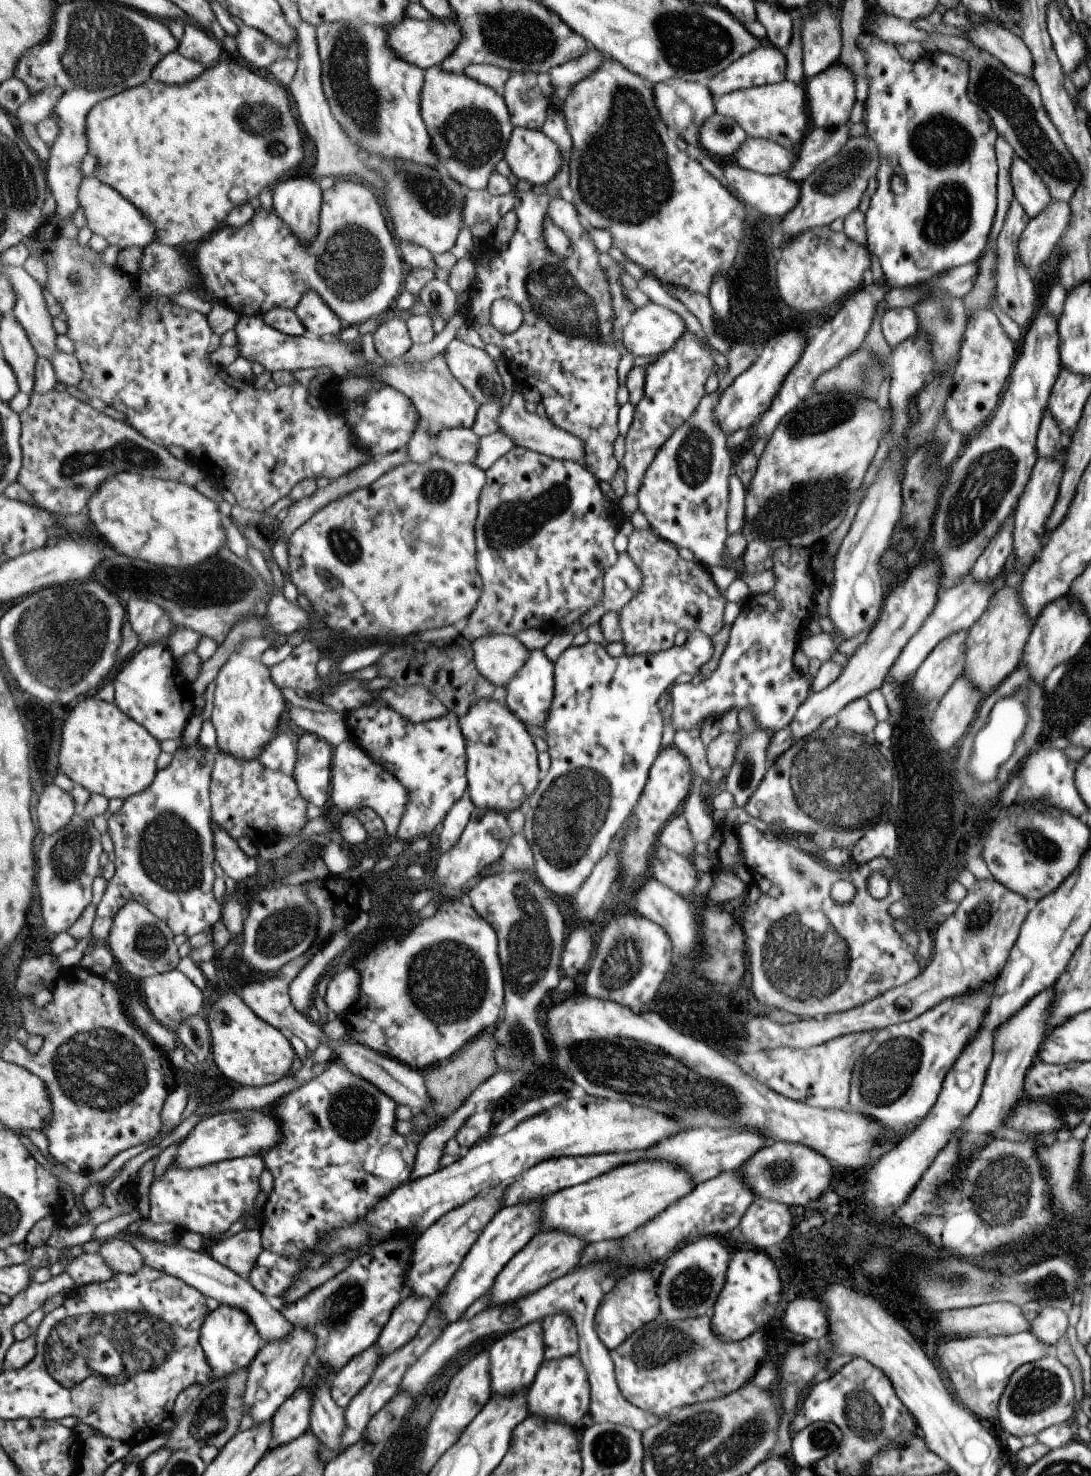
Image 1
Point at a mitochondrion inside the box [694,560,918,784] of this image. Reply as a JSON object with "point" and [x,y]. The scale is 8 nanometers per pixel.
{"point":[906,746]}

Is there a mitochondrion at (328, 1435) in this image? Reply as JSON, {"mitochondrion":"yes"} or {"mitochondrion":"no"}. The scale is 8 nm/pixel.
{"mitochondrion":"no"}

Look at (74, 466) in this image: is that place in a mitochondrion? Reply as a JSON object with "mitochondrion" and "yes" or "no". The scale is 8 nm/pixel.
{"mitochondrion":"yes"}

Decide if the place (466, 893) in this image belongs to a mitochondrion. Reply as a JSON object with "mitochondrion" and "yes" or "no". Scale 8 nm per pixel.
{"mitochondrion":"no"}

